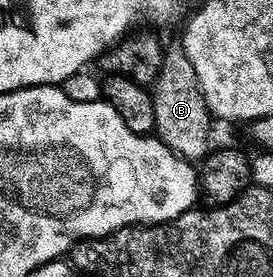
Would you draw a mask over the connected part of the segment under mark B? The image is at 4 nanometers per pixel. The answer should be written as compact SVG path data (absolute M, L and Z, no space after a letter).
M182 45L167 46L161 60L161 72L150 87L155 117L154 133L180 158L195 164L207 157L213 143L207 137L211 134L213 115L207 107L203 89L199 83L196 63L189 60Z

